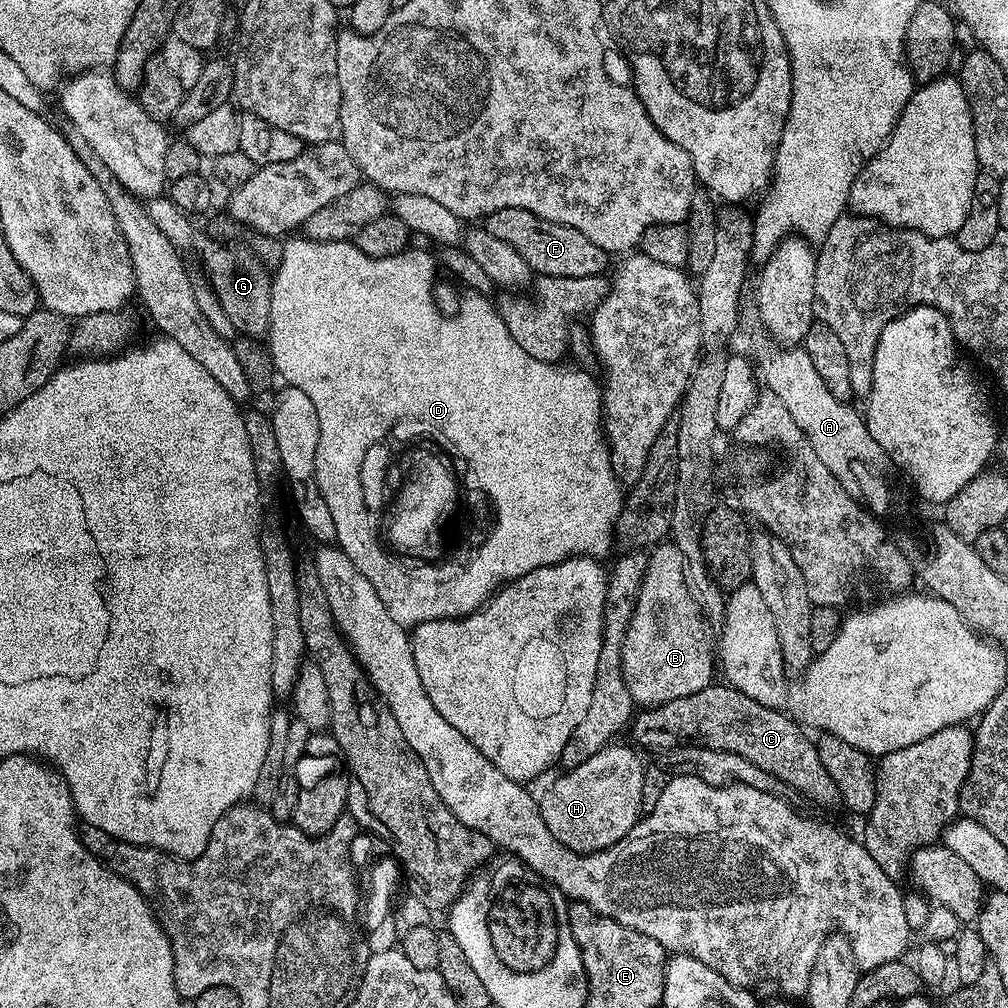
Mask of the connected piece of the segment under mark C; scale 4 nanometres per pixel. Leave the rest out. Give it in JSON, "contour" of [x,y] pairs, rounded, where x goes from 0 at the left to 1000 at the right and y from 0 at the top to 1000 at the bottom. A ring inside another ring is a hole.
{"contour":[[[707,677],[692,685],[692,688],[681,688],[681,692],[669,692],[669,696],[632,705],[625,725],[636,743],[670,744],[678,738],[691,738],[704,744],[732,748],[732,752],[740,752],[740,756],[752,760],[752,764],[760,764],[760,768],[767,770],[777,781],[779,778],[795,786],[800,793],[817,802],[830,801],[833,798],[831,780],[827,780],[823,768],[819,768],[807,731],[802,731],[803,727],[791,718],[778,704],[756,700],[756,696],[748,696],[748,692],[721,678]]]}

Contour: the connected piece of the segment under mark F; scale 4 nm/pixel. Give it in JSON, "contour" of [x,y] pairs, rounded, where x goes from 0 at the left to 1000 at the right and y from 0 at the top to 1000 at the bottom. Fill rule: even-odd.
{"contour":[[[513,206],[490,208],[490,212],[482,215],[482,225],[486,232],[490,232],[490,236],[498,236],[498,240],[502,240],[502,244],[510,244],[510,248],[514,248],[514,252],[518,252],[518,256],[522,256],[529,271],[537,274],[553,274],[554,276],[593,274],[600,269],[599,265],[605,258],[604,251],[599,250],[597,244],[589,244],[589,240],[585,240],[585,236],[581,236],[581,232],[573,232],[573,228],[569,228],[565,224],[536,218],[530,212],[526,212],[526,208],[514,208]]]}

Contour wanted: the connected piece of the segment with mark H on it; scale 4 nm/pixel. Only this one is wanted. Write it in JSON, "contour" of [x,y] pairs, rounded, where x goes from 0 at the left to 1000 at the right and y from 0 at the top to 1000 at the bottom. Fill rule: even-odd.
{"contour":[[[608,736],[597,745],[588,746],[585,752],[581,752],[581,756],[577,756],[577,760],[564,762],[556,768],[560,770],[554,771],[541,784],[540,791],[535,791],[538,815],[542,815],[546,827],[550,827],[550,831],[558,839],[576,847],[597,845],[619,832],[619,828],[636,813],[637,768],[641,758],[640,755],[635,755],[636,747],[630,741],[627,742],[618,742],[614,736]]]}

